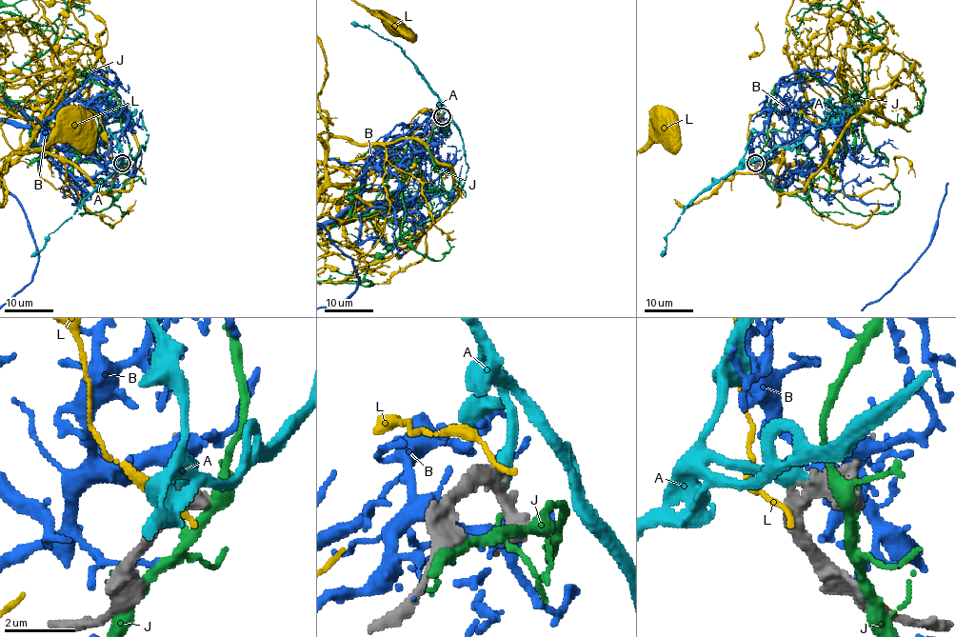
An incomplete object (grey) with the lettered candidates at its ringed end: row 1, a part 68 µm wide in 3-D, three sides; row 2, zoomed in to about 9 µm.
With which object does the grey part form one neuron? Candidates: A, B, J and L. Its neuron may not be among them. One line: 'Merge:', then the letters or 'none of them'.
Merge: A

